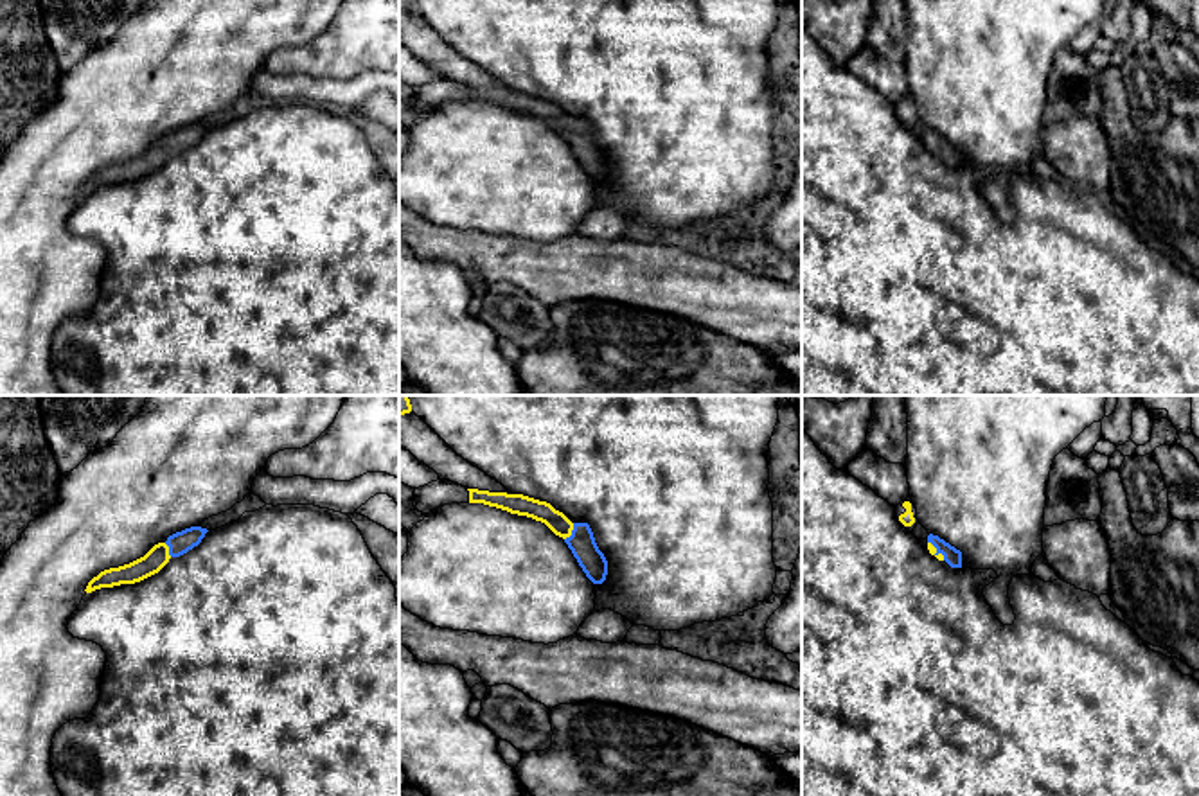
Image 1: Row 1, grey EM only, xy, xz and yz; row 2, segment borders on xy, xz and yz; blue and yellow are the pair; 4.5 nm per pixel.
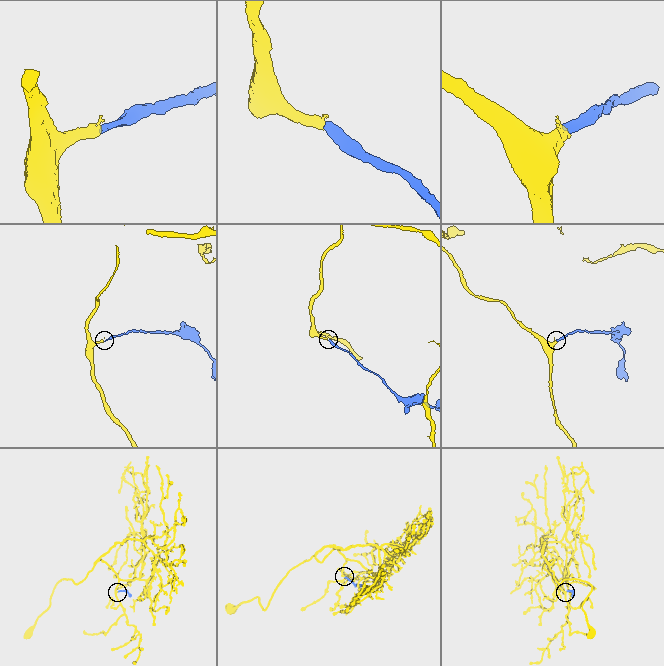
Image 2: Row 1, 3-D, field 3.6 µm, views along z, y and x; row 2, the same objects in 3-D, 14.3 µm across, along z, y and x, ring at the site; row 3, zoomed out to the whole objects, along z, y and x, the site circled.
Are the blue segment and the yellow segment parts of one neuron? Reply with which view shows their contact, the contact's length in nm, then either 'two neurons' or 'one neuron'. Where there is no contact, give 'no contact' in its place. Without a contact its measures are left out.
xz | 90 nm | one neuron

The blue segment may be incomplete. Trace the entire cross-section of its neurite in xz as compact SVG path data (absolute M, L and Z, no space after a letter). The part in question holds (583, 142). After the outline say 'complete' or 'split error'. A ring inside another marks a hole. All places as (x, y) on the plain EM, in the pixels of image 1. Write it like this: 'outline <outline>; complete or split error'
outline M478 86L467 88L469 101L484 101L507 108L511 111L527 113L545 120L555 133L564 137L579 164L593 181L602 181L606 178L608 158L599 147L588 120L572 120L550 101L523 92L489 90Z; split error

